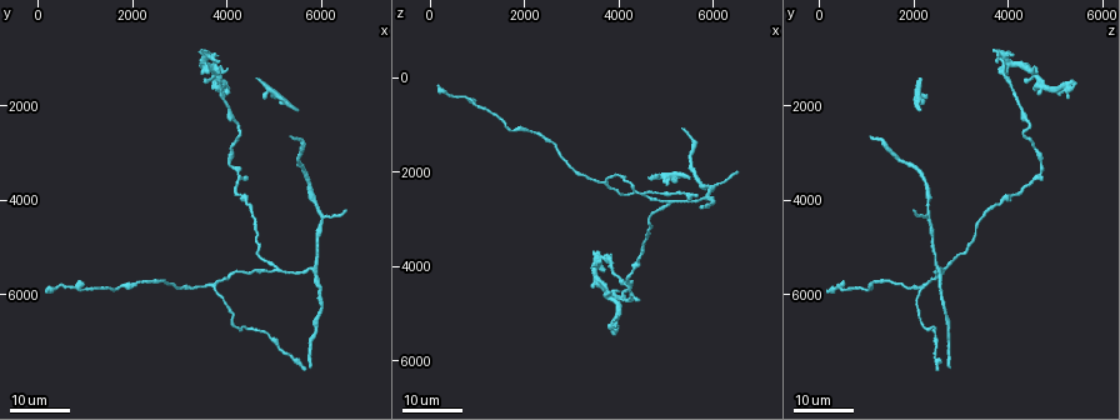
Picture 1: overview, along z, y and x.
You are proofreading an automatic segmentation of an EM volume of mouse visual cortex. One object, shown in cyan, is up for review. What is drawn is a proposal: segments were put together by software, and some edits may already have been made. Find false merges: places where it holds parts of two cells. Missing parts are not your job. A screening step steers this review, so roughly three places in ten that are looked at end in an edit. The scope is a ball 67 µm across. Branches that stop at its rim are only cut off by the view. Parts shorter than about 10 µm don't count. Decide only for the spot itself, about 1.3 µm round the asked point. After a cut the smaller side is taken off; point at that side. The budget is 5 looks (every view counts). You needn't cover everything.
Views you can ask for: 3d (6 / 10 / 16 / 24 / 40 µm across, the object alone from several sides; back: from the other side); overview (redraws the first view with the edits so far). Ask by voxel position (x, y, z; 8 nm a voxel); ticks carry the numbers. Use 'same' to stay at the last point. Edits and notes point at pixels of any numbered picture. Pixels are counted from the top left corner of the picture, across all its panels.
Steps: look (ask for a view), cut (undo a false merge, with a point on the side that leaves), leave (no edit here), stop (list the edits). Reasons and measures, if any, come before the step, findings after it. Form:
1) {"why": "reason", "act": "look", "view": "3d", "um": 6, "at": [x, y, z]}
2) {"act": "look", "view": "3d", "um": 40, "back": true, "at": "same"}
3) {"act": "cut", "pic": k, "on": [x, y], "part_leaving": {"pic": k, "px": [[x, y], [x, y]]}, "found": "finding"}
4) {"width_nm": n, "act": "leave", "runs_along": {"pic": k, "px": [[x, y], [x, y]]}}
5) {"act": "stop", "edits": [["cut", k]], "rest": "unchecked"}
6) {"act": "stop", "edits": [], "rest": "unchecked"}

{"why": "a fork", "act": "look", "view": "3d", "um": 16, "at": [3650, 5750, 2250]}

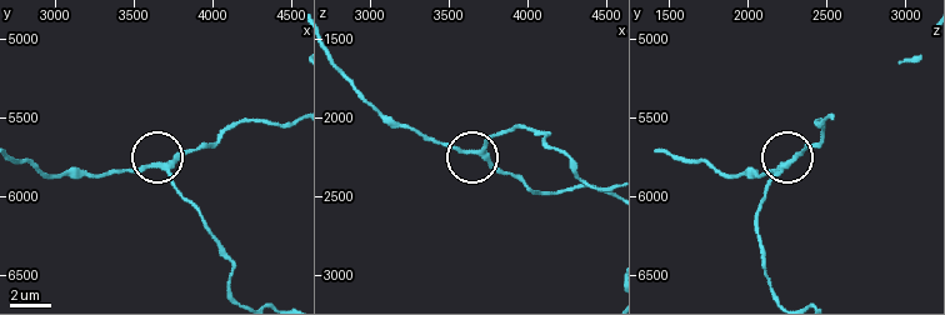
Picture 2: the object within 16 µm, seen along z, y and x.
{"act": "look", "view": "3d", "um": 10, "at": [3660, 5800, 2240]}

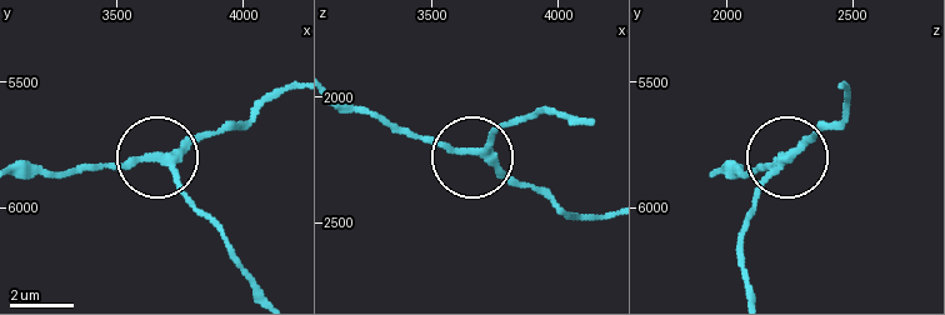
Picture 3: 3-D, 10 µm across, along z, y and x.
{"act": "leave", "runs_along": {"pic": 3, "px": [[289, 86], [168, 154], [168, 168], [205, 213]]}, "found": "all the same cell"}

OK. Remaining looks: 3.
{"why": "two arms in line, one across", "act": "look", "view": "3d", "um": 16, "at": [5100, 5450, 2600]}

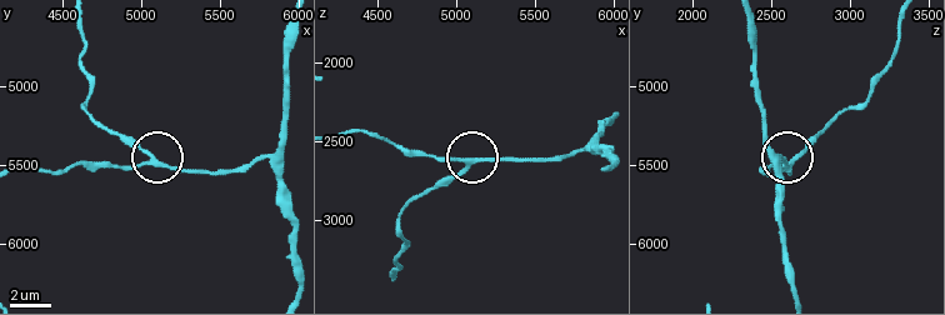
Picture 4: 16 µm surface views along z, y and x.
{"act": "look", "view": "3d", "um": 6, "at": [5060, 5500, 2620]}

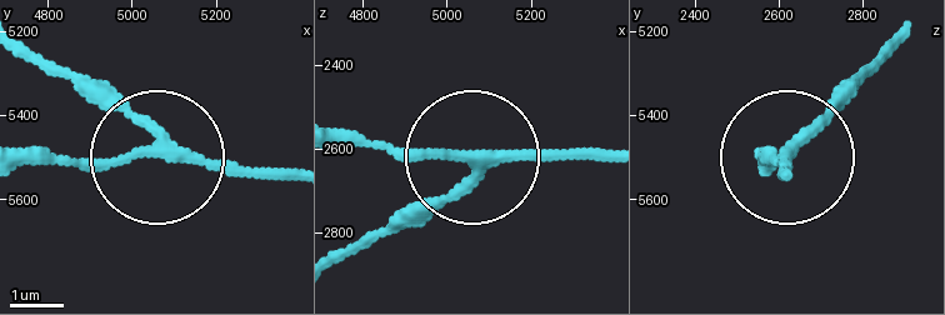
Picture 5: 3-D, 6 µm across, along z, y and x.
{"arms": 3, "act": "leave", "runs_along": {"pic": 5, "px": [[30, 54], [111, 98], [146, 148], [98, 165], [30, 165]]}, "found": "one cell here"}

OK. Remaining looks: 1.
{"act": "stop", "edits": [], "rest": "unchecked"}

